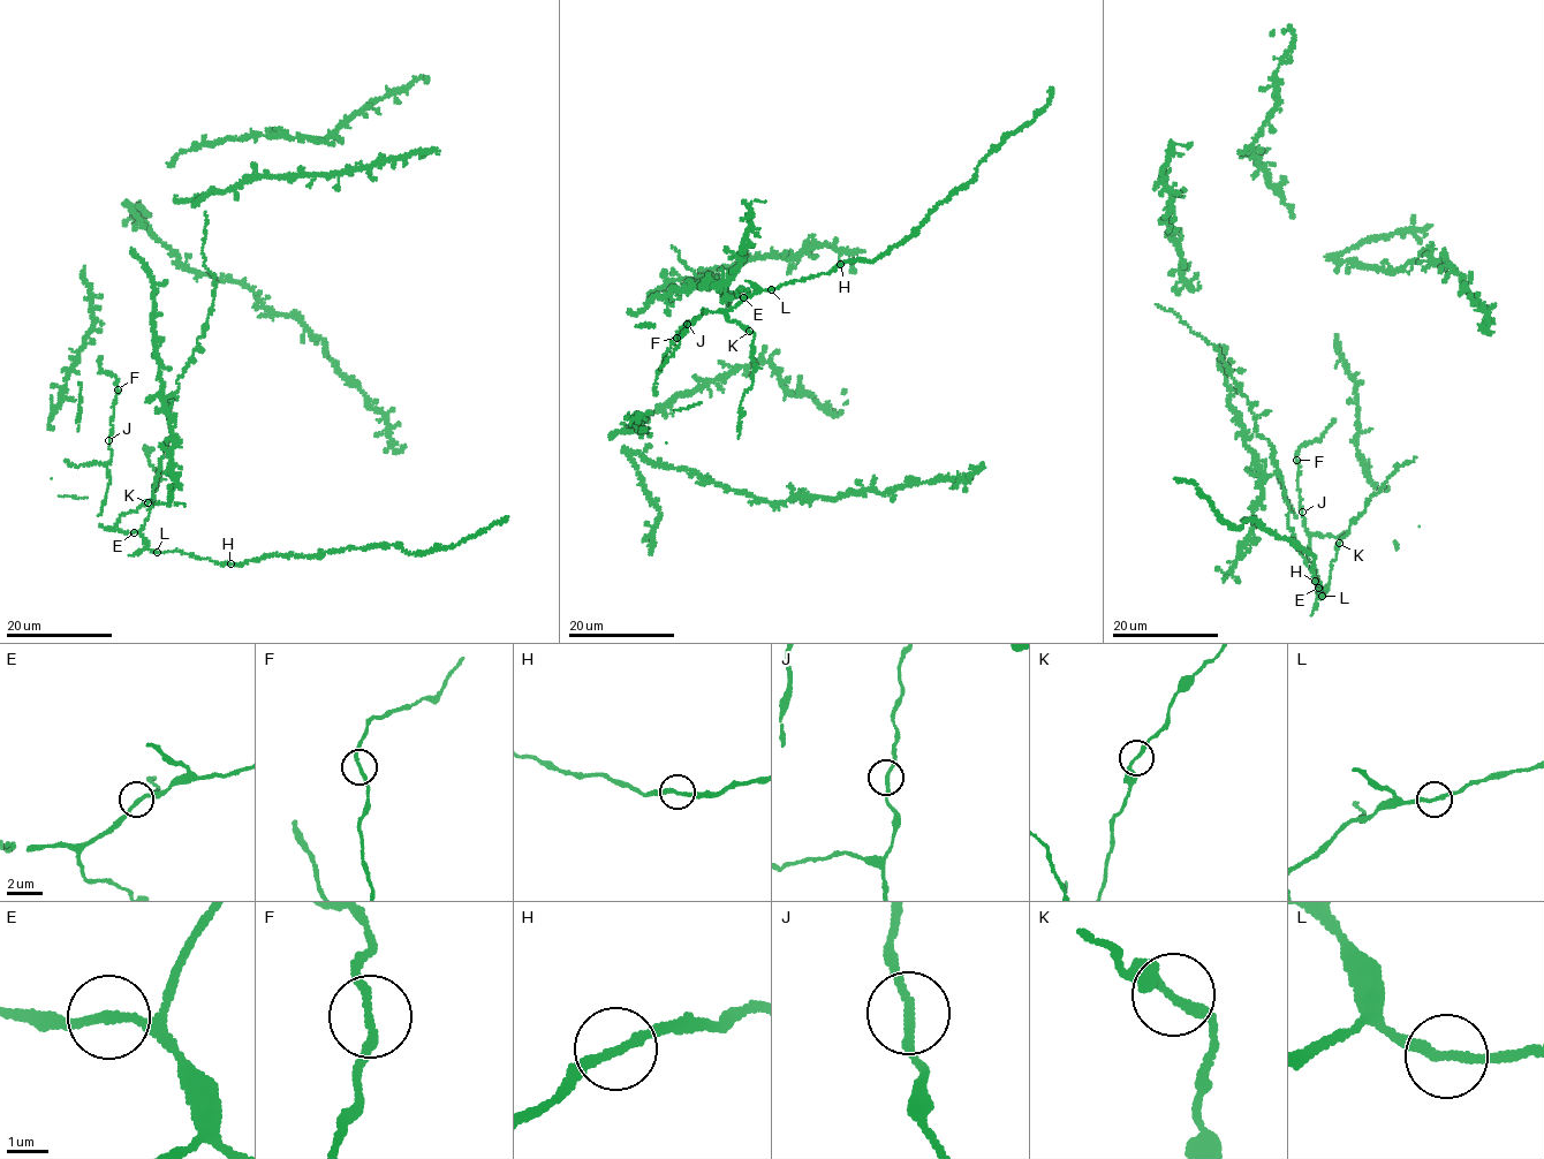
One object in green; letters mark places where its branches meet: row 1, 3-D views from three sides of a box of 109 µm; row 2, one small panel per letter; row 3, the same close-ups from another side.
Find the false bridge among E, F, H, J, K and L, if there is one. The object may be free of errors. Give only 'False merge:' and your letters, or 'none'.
False merge: none

